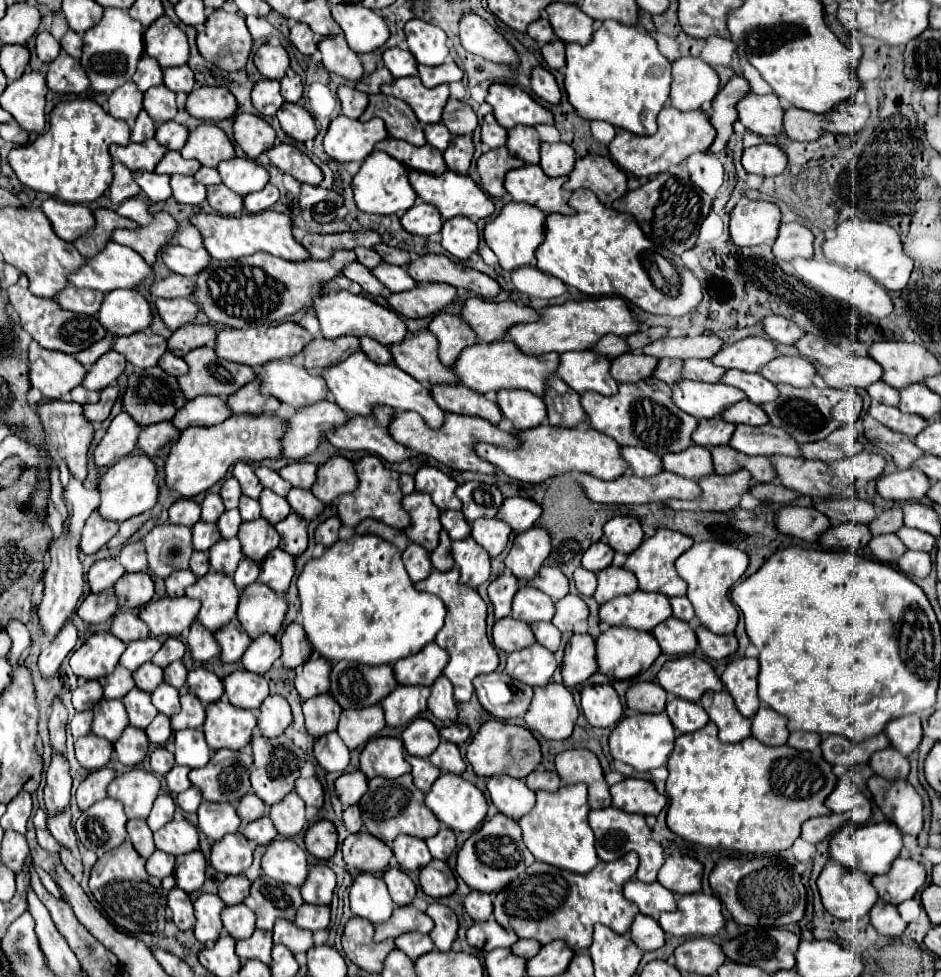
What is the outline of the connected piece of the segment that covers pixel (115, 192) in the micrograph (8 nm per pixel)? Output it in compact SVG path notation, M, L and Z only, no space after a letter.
M114 163L112 165L112 173L114 179L110 183L110 201L112 203L122 203L130 197L136 197L140 193L140 187L136 187L136 181L132 179L132 173L122 165L122 163Z

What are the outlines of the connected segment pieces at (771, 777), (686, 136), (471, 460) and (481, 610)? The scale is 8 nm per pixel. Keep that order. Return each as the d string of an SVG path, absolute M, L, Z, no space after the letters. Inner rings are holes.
M708 723L704 729L680 735L676 739L674 751L670 753L668 759L668 771L670 771L666 779L666 793L670 797L670 807L666 815L668 829L682 837L684 841L698 843L704 847L734 849L740 853L772 855L792 847L806 819L830 815L824 801L836 787L836 775L832 773L832 765L826 763L818 751L814 765L814 753L810 751L796 751L788 745L768 747L760 743L756 737L746 737L740 743L722 743L718 739L714 723Z
M664 107L658 114L657 124L658 130L652 137L638 137L624 129L616 129L616 137L608 145L608 149L610 149L612 159L624 171L634 173L636 177L656 177L656 175L664 173L670 165L684 161L688 155L708 151L708 147L712 145L714 135L716 135L708 117L700 109L682 113L674 107Z
M396 413L392 423L390 423L390 435L406 445L408 449L434 457L436 461L444 463L450 469L458 469L458 471L478 471L478 473L498 473L496 467L492 467L492 463L480 459L474 451L474 445L480 441L486 441L490 445L498 445L498 447L506 447L506 449L516 449L520 445L518 435L514 433L504 433L500 431L496 425L488 423L486 419L480 417L466 417L466 415L456 415L456 413L446 413L446 421L442 429L430 429L424 419L420 419L420 415L416 413Z
M456 567L446 573L432 569L428 579L416 583L414 587L418 591L438 595L446 605L448 613L446 613L444 627L436 635L436 645L440 645L442 649L446 649L450 653L450 661L444 669L444 675L454 685L454 699L462 703L462 701L470 701L470 697L474 693L472 679L480 673L492 673L498 667L498 653L486 633L486 603L482 601L482 597L478 595L476 589L460 585L458 577L460 577L460 573Z

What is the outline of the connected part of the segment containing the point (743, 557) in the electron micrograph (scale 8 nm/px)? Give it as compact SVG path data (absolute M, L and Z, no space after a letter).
M718 541L694 543L686 553L682 553L676 559L676 571L688 583L686 597L690 599L700 625L706 627L708 631L718 635L734 633L738 623L738 609L730 601L730 589L744 575L746 567L748 567L748 555L742 549Z

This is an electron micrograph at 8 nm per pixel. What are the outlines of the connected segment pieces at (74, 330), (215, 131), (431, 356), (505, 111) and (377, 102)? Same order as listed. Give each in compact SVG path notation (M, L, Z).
M20 275L20 281L8 289L8 297L10 297L10 303L16 311L16 315L20 317L22 329L28 331L32 335L32 339L38 341L46 349L56 349L56 351L64 351L68 355L76 355L78 351L88 349L90 345L94 345L96 341L100 341L106 335L106 329L100 325L100 321L96 317L64 311L54 299L44 299L44 297L32 295L28 289L26 275Z
M202 123L190 131L190 137L180 153L184 159L196 159L204 167L216 167L220 161L234 157L234 145L220 127Z
M430 331L408 333L402 343L390 345L390 351L394 355L394 363L416 381L424 385L456 385L456 375L452 375L452 369L442 365L438 359L436 337Z
M492 83L486 95L486 101L494 107L494 117L504 129L516 125L552 125L552 113L536 103L526 91L516 85Z
M370 95L370 103L366 111L360 115L360 121L368 121L372 117L380 117L386 123L388 135L394 139L408 141L410 145L424 145L422 123L416 119L414 111L400 99L388 95Z

